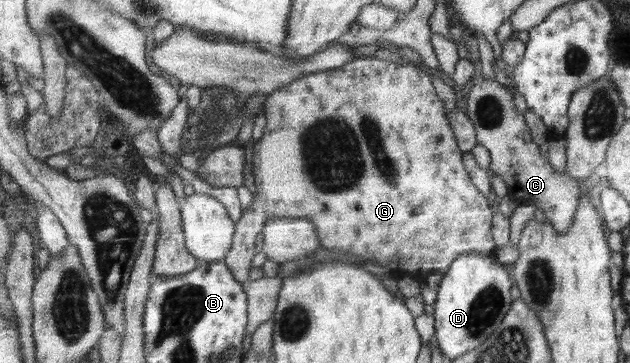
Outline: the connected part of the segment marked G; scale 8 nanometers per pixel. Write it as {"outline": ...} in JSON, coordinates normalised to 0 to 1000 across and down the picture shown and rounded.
{"outline":[[[578,154],[543,182],[543,187],[530,187],[476,215],[425,264],[419,284],[424,347],[417,377],[403,391],[402,413],[400,466],[405,482],[408,534],[403,545],[403,562],[386,581],[384,601],[375,614],[376,636],[370,656],[370,680],[356,716],[375,771],[386,782],[394,777],[397,749],[400,749],[400,716],[406,705],[402,672],[410,667],[410,645],[417,639],[422,609],[432,598],[463,603],[486,598],[502,620],[510,678],[527,691],[532,702],[541,705],[549,694],[565,700],[584,722],[616,738],[619,749],[624,744],[648,747],[648,755],[665,777],[692,749],[703,749],[706,758],[730,702],[743,697],[775,702],[789,683],[779,645],[778,595],[781,595],[781,584],[771,562],[773,543],[751,504],[744,471],[738,460],[738,419],[733,419],[724,391],[725,377],[717,364],[717,344],[708,325],[705,275],[695,270],[683,212],[683,204],[676,204],[665,182],[657,182],[654,174],[632,176],[616,171],[616,165],[600,165],[590,154]]]}

